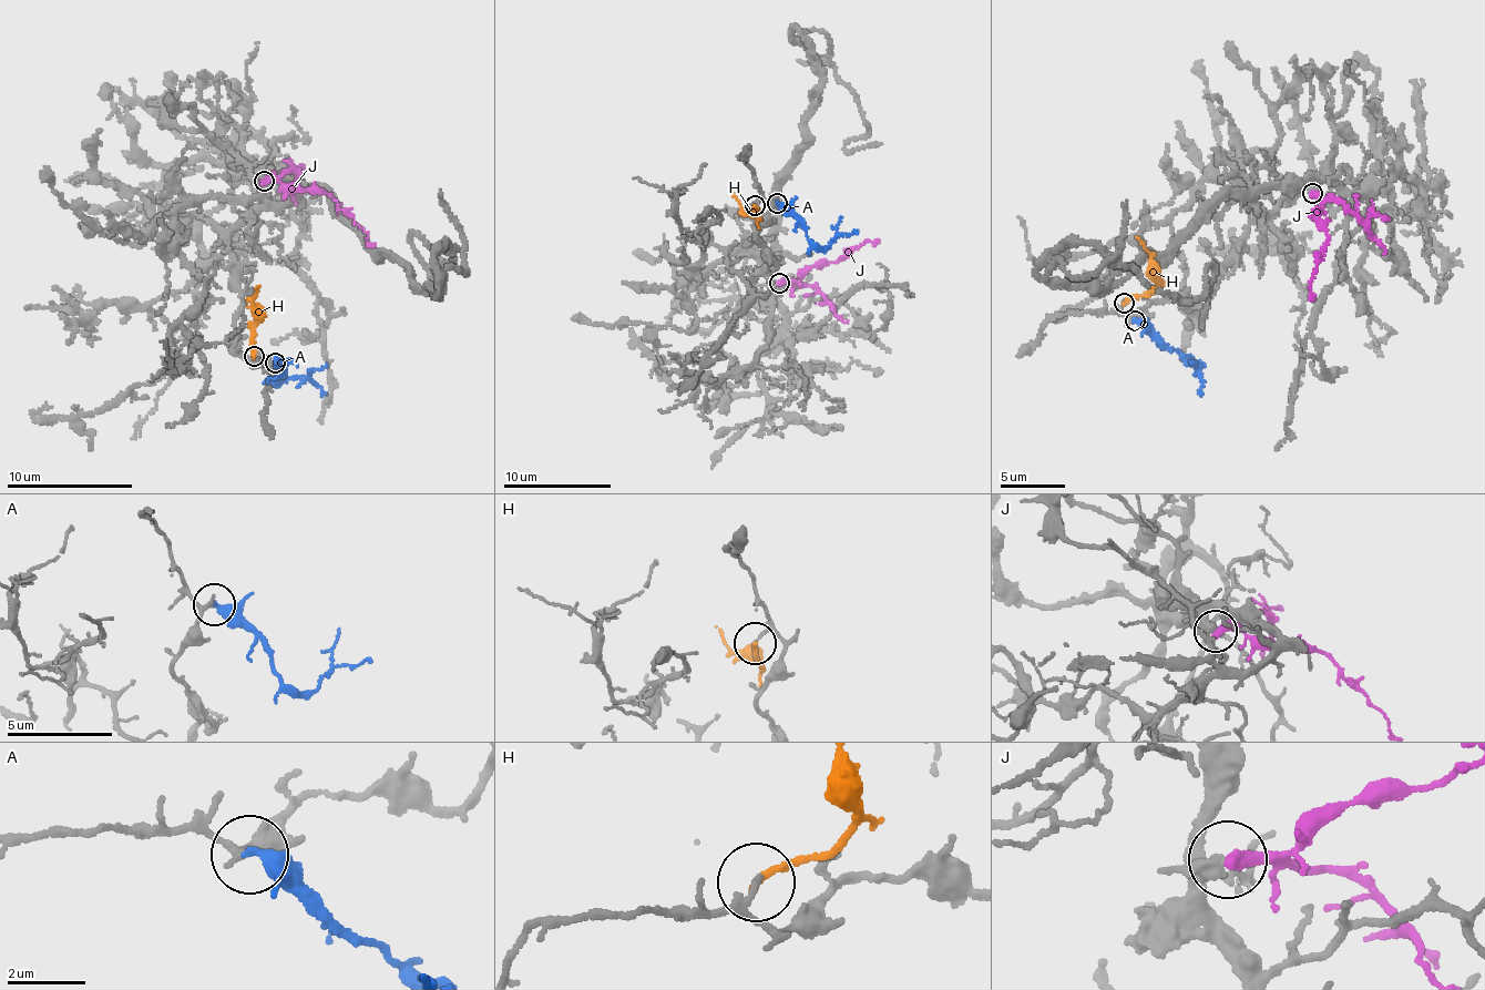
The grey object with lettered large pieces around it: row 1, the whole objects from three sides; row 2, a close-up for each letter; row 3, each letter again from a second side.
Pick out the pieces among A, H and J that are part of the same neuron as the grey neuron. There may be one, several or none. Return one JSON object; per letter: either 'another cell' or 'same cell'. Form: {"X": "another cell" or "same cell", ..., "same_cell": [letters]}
{"A": "same cell", "H": "another cell", "J": "another cell", "same_cell": ["A"]}

